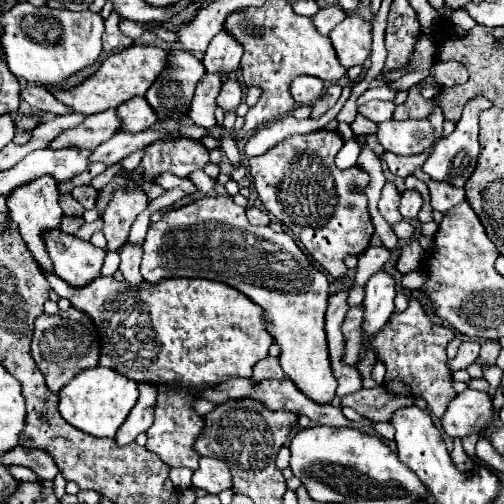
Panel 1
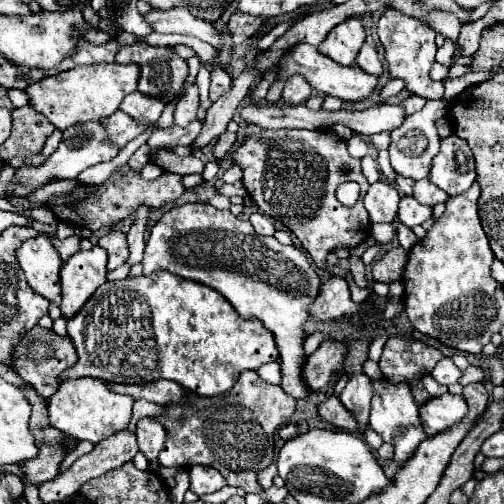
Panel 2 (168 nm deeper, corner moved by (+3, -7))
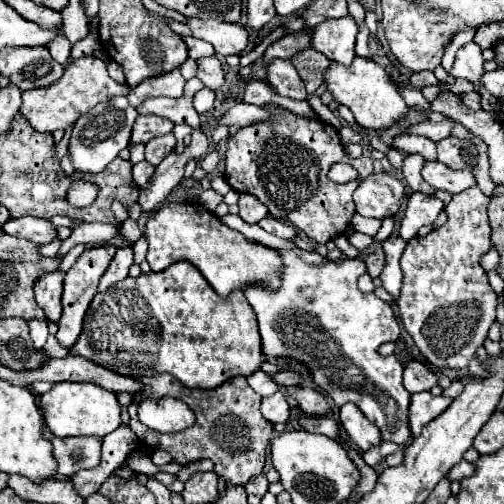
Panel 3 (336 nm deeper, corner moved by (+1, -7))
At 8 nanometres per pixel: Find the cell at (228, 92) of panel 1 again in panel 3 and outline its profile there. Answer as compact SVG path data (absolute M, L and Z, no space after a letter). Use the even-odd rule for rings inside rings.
M204 57L198 59L198 75L196 75L208 89L216 91L226 83L226 75L222 69L222 63L216 57Z

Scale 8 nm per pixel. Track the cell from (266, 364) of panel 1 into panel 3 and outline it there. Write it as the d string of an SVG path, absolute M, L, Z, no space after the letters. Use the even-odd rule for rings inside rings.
M154 375L154 377L140 377L140 381L146 385L146 391L152 391L152 395L144 397L174 397L188 403L188 407L196 415L196 423L180 433L158 433L144 423L134 413L134 407L128 407L130 413L130 429L138 435L138 439L152 447L162 449L172 455L174 463L186 465L194 459L210 459L214 461L214 473L224 479L226 485L246 485L252 473L262 473L264 461L266 461L266 449L270 445L274 425L272 421L264 419L260 413L260 395L246 383L246 377L230 379L228 383L222 383L216 389L200 391L200 389L188 389L180 381L176 381L172 375Z

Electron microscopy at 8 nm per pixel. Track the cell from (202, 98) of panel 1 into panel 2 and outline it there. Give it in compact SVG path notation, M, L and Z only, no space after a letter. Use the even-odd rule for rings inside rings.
M190 87L186 91L186 95L176 103L176 109L174 109L174 123L180 125L180 127L186 127L190 121L196 119L196 111L198 111L198 103L200 103L200 97L198 97L198 87Z

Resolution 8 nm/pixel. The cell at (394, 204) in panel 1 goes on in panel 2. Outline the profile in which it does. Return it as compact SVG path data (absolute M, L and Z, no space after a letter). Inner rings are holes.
M376 181L364 197L364 207L372 223L392 223L398 213L398 201L400 195L392 183Z

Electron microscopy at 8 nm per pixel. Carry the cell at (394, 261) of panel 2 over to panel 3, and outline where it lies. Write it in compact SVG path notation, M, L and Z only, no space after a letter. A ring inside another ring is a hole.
M378 247L376 251L372 251L372 253L370 253L370 255L364 259L364 263L366 263L368 275L370 275L370 277L378 277L378 275L382 273L384 263L386 263L386 257L384 257L382 247Z

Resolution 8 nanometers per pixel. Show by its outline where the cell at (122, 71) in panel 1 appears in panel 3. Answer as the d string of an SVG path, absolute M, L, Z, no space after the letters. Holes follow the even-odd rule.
M82 57L66 67L64 75L52 83L50 87L38 87L22 93L22 107L20 113L32 123L36 131L56 131L56 129L68 129L74 125L84 113L88 113L92 107L96 107L102 101L108 101L118 95L128 95L130 87L126 83L114 81L108 71L106 63L98 57Z

